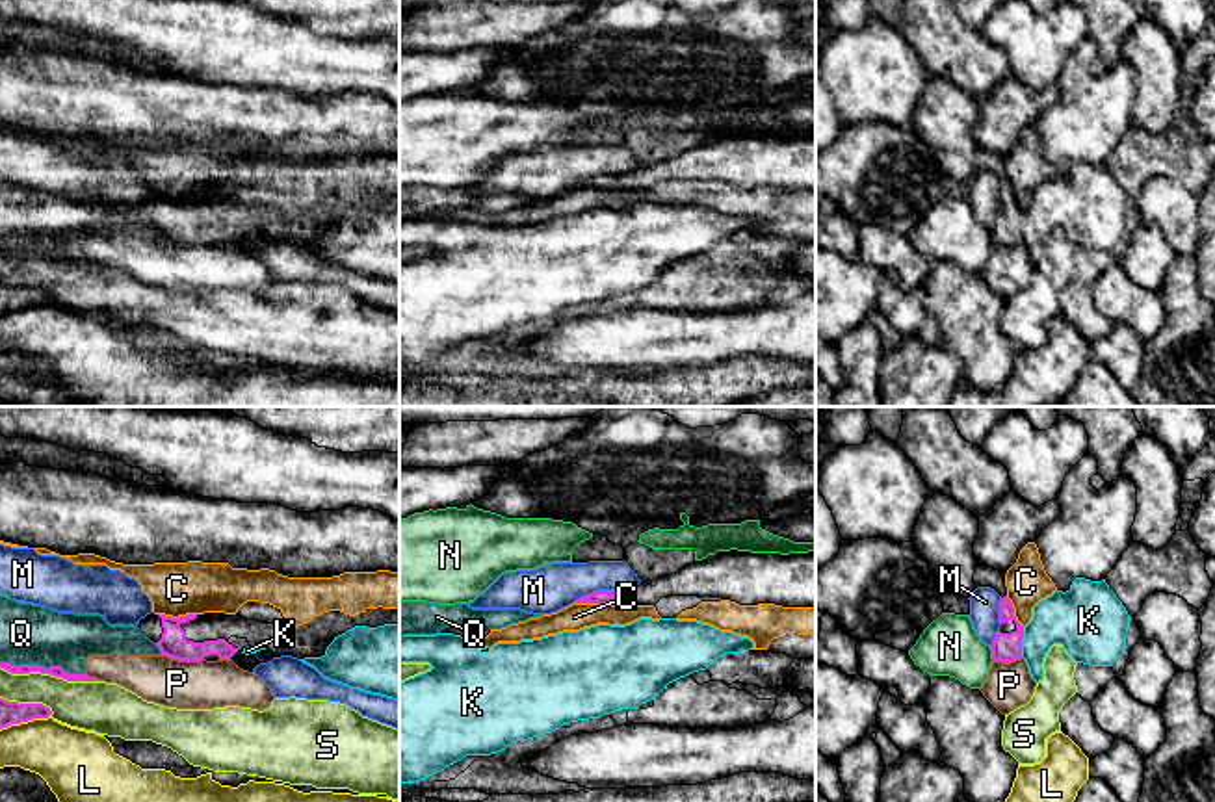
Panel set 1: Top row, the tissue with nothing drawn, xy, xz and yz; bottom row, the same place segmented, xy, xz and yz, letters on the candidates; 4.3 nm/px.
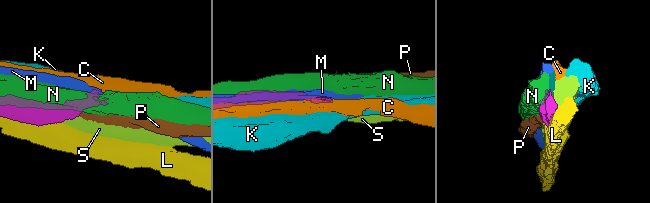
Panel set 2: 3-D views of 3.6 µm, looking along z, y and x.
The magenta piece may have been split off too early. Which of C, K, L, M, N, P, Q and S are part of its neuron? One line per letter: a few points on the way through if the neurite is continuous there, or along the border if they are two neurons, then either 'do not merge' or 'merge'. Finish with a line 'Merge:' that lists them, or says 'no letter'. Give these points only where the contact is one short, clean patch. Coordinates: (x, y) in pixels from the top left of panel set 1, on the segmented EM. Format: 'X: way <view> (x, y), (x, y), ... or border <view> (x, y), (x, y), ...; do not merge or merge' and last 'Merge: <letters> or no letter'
C: border xy (158, 613), (173, 617), (195, 615); do not merge
K: border yz (1024, 628), (1020, 656); do not merge
L: do not merge
M: do not merge
N: do not merge
P: do not merge
Q: do not merge
S: do not merge
Merge: no letter

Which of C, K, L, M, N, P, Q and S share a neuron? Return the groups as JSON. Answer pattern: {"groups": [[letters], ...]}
{"groups": [["C"], ["K"], ["L"], ["M"], ["N"], ["P", "Q"], ["S"]]}

